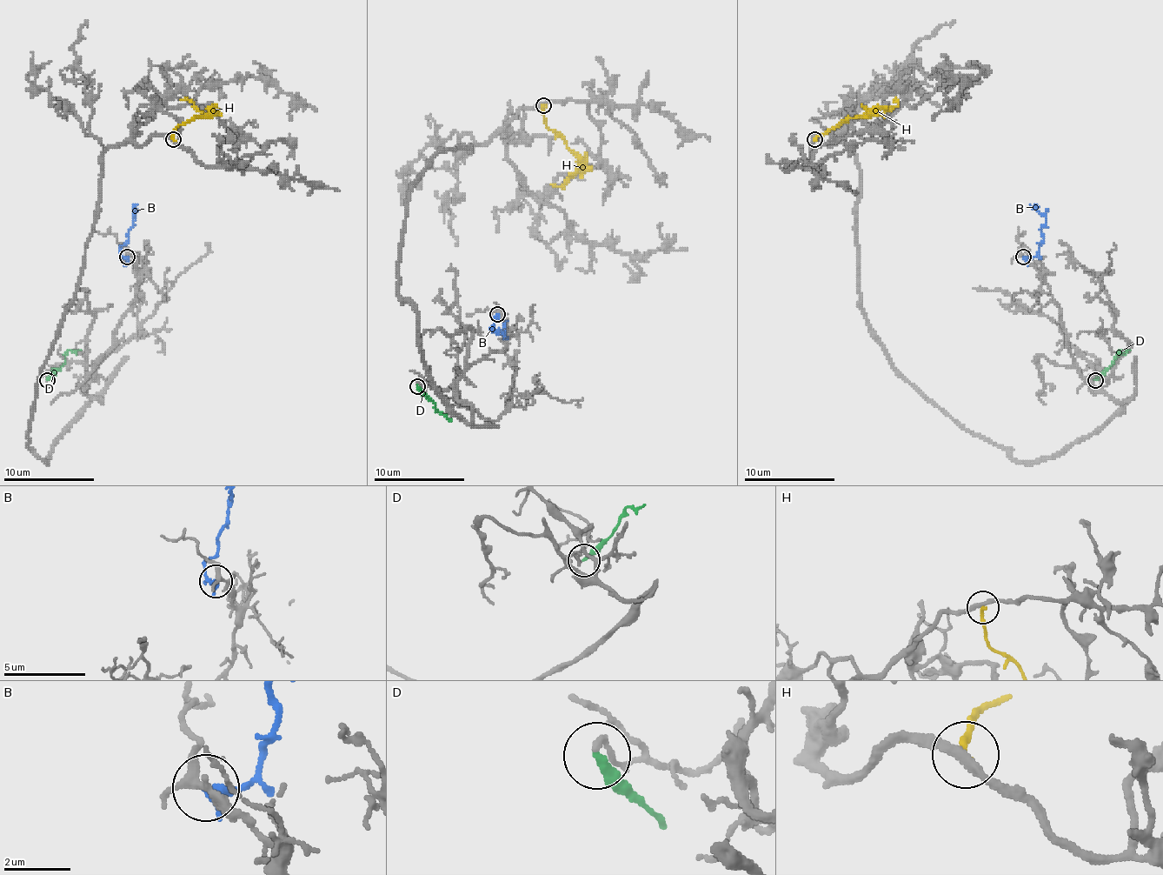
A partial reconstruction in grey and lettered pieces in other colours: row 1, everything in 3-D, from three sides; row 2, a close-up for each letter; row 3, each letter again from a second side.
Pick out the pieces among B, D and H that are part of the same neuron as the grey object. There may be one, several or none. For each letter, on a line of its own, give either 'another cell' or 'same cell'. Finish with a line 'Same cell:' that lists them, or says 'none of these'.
B: same cell
D: another cell
H: another cell
Same cell: B

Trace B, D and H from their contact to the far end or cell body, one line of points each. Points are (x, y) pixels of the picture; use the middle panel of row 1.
B: (496, 314), (492, 330), (503, 337), (508, 321)
D: (416, 386), (451, 421)
H: (544, 104), (546, 125), (564, 141), (581, 162), (564, 189), (551, 184)

